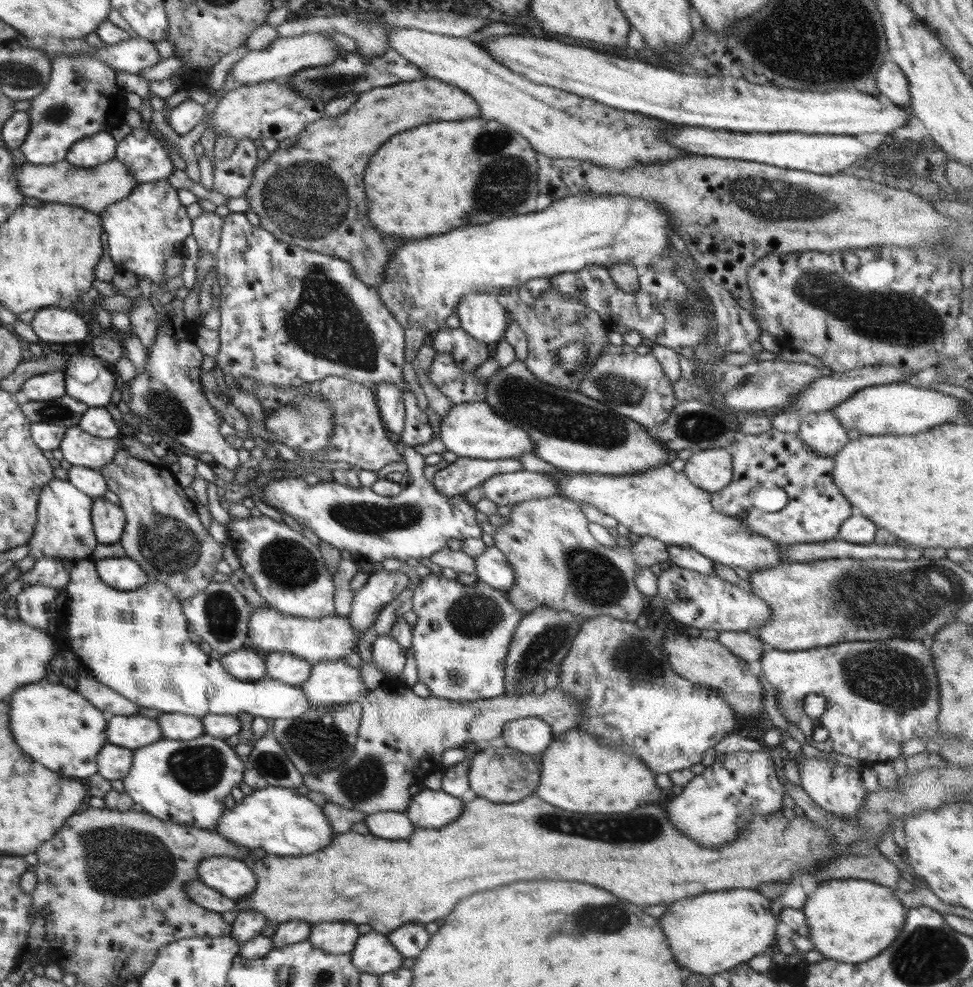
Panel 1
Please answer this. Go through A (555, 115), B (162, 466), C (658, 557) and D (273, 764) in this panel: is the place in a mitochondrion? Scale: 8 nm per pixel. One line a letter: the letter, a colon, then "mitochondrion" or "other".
A: other
B: other
C: other
D: mitochondrion

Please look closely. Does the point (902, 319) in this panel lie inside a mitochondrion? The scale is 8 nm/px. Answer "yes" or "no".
yes

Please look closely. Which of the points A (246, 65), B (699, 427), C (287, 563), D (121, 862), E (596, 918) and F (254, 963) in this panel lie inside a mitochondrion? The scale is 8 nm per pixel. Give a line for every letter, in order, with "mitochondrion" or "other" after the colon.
A: other
B: mitochondrion
C: mitochondrion
D: mitochondrion
E: mitochondrion
F: other

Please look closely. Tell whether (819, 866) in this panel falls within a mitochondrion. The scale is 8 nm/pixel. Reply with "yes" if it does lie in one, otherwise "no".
no

